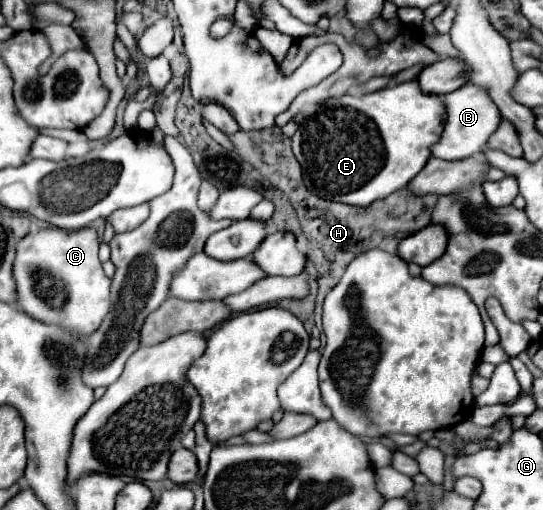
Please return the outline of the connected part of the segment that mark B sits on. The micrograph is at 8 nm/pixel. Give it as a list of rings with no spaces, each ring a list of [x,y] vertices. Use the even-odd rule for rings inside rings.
[[[467,83],[459,89],[447,93],[443,99],[447,105],[447,123],[445,123],[439,143],[433,145],[433,157],[445,159],[445,161],[457,161],[457,159],[465,159],[475,153],[481,153],[487,145],[487,139],[499,127],[499,121],[501,121],[499,109],[491,99],[489,89]]]

